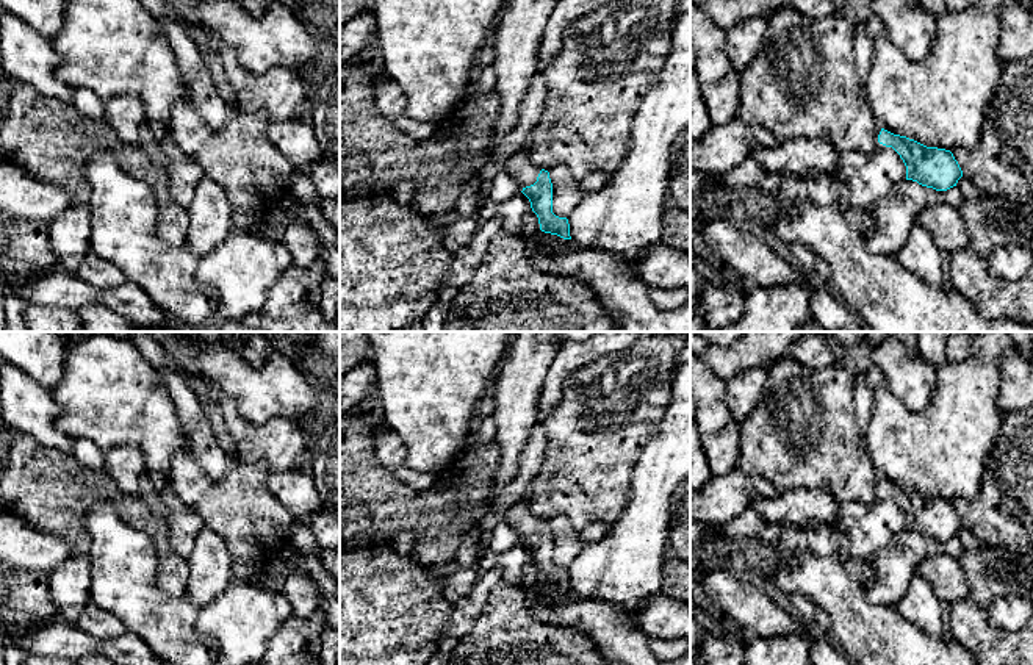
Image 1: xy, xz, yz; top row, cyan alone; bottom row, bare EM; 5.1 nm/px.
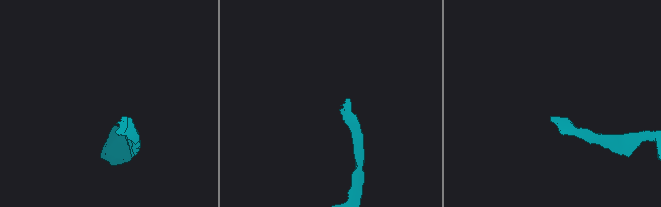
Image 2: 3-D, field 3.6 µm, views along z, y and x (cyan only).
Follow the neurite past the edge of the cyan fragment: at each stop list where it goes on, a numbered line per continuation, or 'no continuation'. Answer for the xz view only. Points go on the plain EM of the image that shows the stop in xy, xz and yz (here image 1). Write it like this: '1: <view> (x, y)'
1: xz (518, 517)

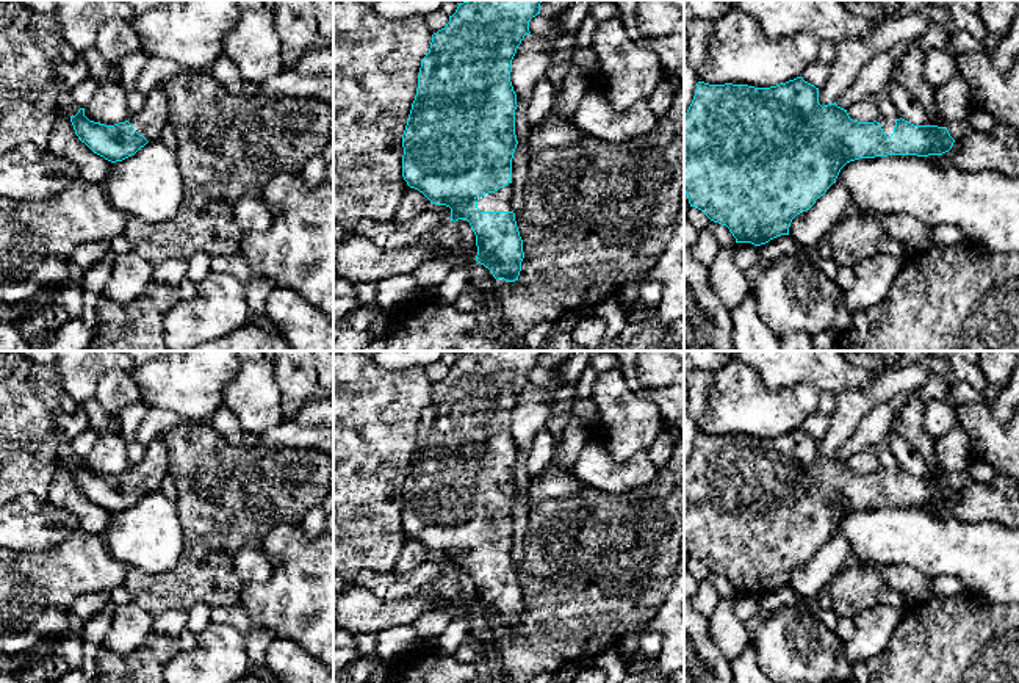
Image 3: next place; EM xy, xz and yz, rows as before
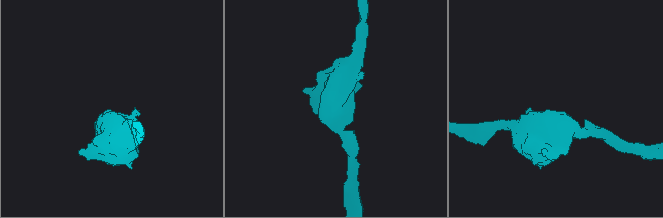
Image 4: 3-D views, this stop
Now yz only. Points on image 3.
1: yz (886, 475)

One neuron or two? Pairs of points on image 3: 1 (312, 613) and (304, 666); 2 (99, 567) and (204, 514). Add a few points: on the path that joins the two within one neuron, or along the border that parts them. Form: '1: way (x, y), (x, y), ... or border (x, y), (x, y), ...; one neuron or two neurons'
1: border (276, 636), (295, 641), (316, 660); two neurons
2: border (129, 567), (122, 585); two neurons

